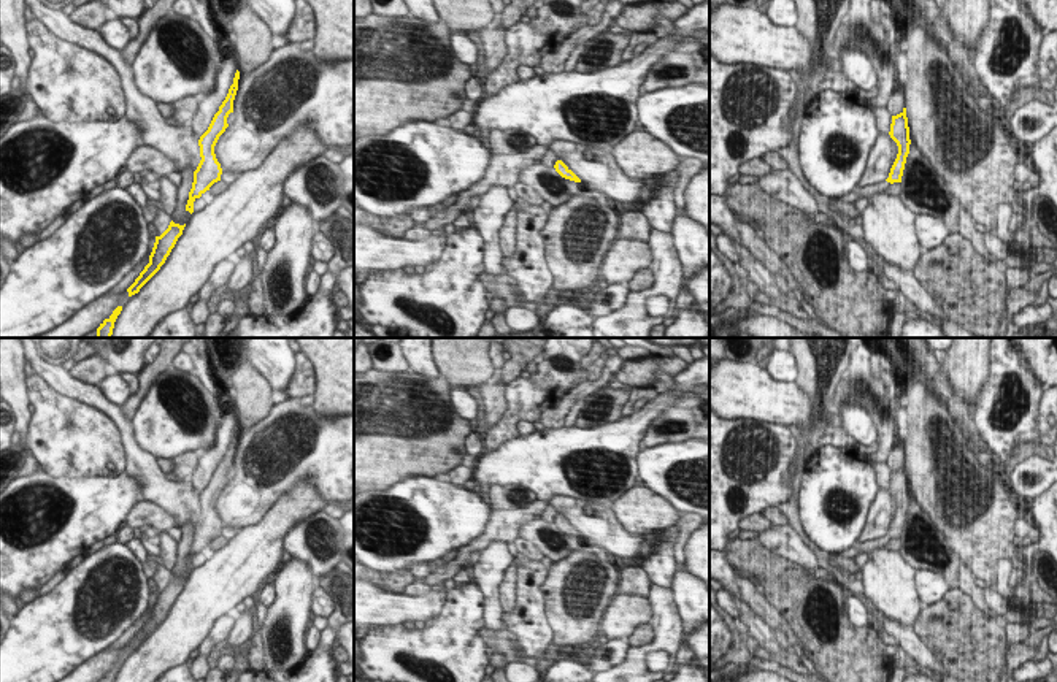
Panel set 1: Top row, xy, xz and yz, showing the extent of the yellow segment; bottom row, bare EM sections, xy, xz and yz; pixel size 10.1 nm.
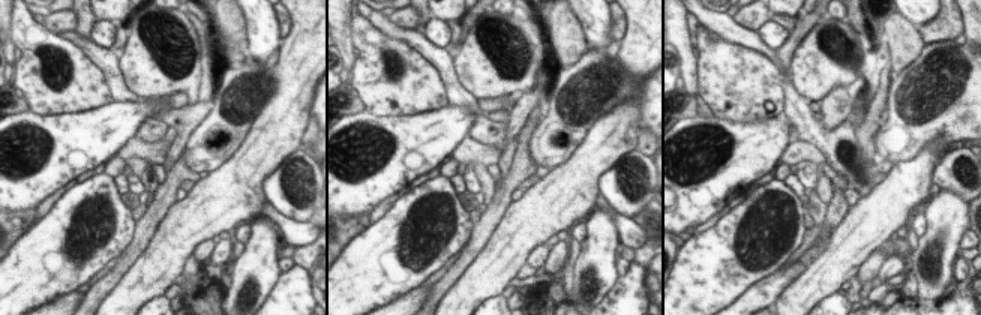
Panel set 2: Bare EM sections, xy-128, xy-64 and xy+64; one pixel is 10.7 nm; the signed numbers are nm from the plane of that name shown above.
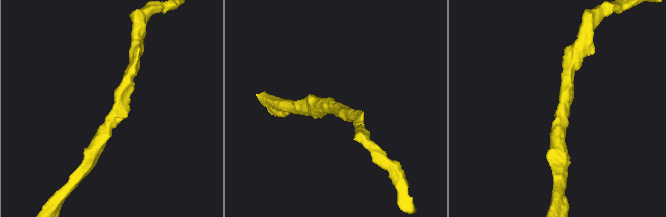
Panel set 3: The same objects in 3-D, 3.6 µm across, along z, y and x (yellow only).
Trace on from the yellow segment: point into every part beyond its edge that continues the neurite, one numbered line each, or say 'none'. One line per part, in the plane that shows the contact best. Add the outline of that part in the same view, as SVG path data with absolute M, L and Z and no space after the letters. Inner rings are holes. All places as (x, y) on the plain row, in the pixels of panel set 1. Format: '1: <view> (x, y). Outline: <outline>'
1: yz (864, 547). Outline: M882 536L882 538L876 538L876 539L868 539L865 542L855 542L855 549L860 554L870 554L873 549L876 547L886 547L889 544L890 538Z

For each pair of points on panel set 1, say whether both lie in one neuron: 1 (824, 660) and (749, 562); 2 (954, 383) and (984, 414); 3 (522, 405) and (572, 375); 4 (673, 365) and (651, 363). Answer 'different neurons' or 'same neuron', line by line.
1: same neuron
2: different neurons
3: same neuron
4: same neuron

